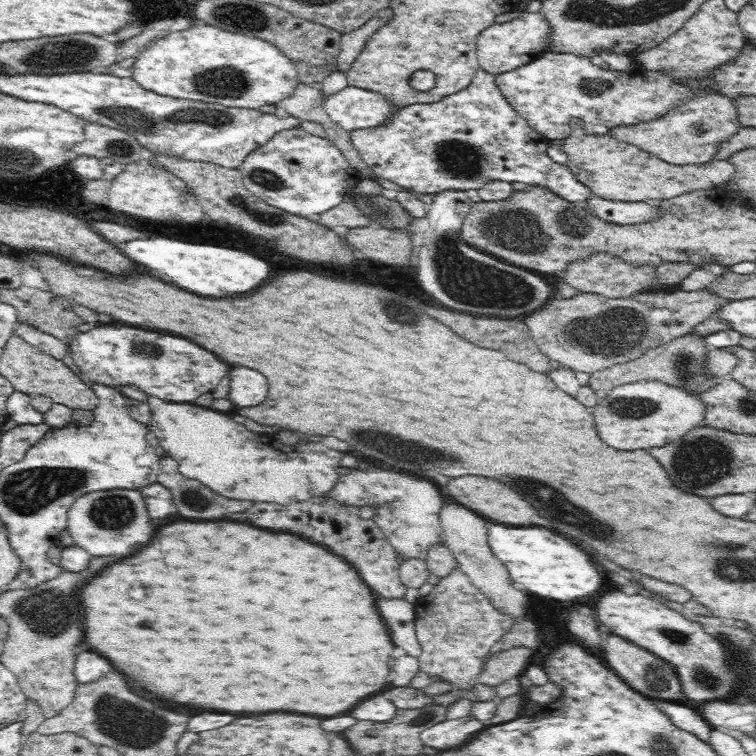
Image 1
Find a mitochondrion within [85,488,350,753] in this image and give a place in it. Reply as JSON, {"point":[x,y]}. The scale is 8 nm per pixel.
{"point":[118,716]}

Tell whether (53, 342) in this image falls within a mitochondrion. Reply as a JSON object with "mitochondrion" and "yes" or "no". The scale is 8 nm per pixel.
{"mitochondrion":"no"}

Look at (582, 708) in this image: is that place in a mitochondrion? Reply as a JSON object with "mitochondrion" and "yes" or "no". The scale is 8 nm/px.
{"mitochondrion":"no"}

